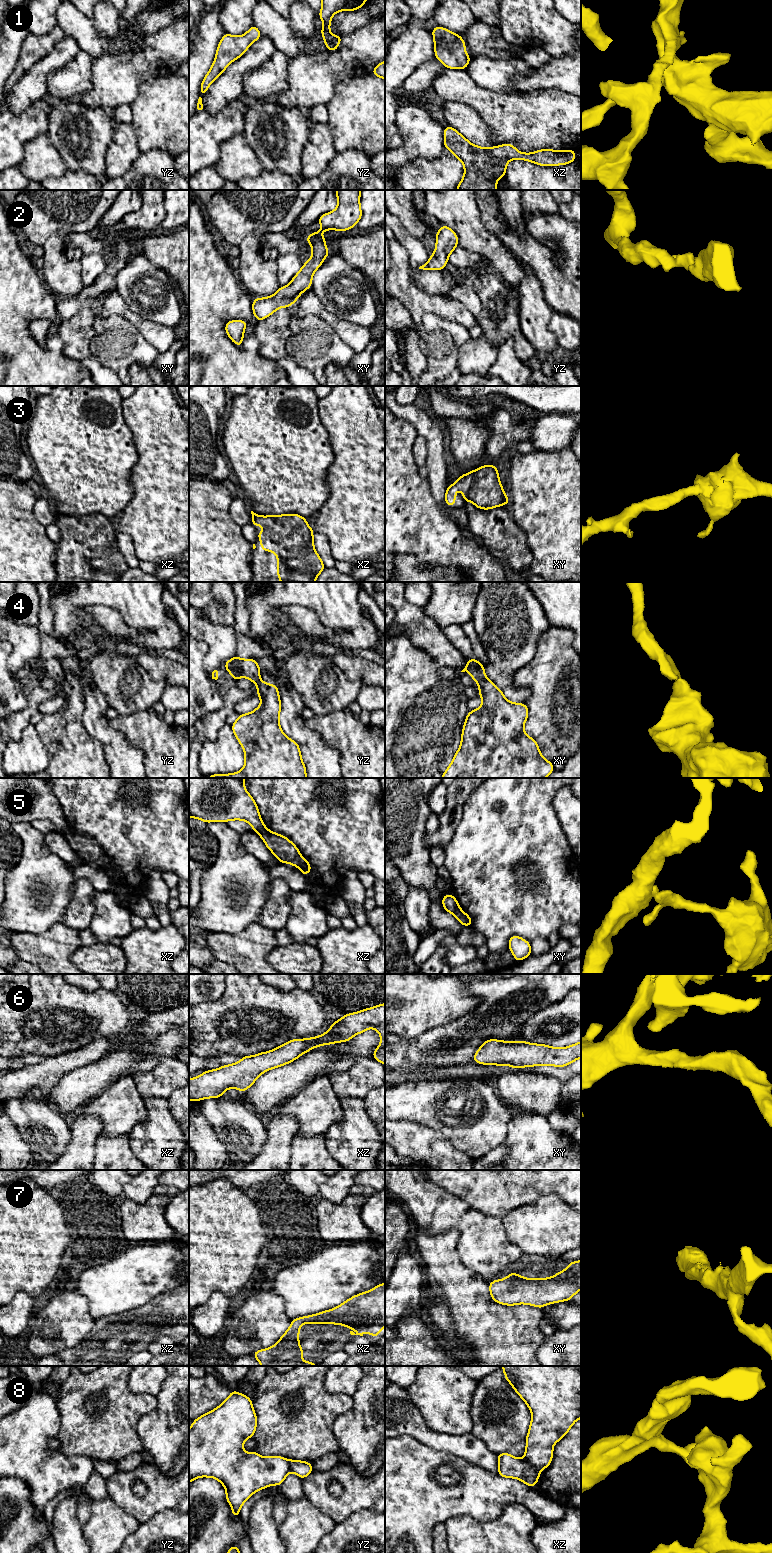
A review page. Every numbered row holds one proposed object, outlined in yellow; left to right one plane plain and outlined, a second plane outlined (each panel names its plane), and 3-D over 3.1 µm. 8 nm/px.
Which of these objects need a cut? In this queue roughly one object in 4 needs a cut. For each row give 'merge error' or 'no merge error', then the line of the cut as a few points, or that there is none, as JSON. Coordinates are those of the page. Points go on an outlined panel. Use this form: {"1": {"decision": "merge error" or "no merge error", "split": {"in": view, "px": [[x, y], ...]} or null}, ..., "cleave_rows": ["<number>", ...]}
{"1": {"decision": "no merge error", "split": null}, "2": {"decision": "no merge error", "split": null}, "3": {"decision": "no merge error", "split": null}, "4": {"decision": "no merge error", "split": null}, "5": {"decision": "merge error", "split": {"in": "xz", "px": [[264, 826], [257, 832]]}}, "6": {"decision": "no merge error", "split": null}, "7": {"decision": "no merge error", "split": null}, "8": {"decision": "merge error", "split": {"in": "xz", "px": [[524, 1460], [539, 1470]]}}, "cleave_rows": ["5", "8"]}

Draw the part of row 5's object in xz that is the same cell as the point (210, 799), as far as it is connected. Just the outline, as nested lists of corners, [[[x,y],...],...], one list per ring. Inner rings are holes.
[[[189,778],[189,817],[206,823],[244,820],[258,833],[264,826],[256,802],[244,786],[244,778]]]

